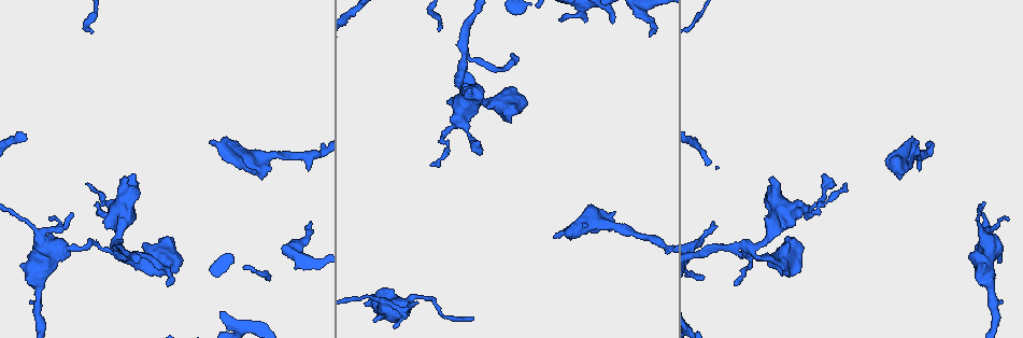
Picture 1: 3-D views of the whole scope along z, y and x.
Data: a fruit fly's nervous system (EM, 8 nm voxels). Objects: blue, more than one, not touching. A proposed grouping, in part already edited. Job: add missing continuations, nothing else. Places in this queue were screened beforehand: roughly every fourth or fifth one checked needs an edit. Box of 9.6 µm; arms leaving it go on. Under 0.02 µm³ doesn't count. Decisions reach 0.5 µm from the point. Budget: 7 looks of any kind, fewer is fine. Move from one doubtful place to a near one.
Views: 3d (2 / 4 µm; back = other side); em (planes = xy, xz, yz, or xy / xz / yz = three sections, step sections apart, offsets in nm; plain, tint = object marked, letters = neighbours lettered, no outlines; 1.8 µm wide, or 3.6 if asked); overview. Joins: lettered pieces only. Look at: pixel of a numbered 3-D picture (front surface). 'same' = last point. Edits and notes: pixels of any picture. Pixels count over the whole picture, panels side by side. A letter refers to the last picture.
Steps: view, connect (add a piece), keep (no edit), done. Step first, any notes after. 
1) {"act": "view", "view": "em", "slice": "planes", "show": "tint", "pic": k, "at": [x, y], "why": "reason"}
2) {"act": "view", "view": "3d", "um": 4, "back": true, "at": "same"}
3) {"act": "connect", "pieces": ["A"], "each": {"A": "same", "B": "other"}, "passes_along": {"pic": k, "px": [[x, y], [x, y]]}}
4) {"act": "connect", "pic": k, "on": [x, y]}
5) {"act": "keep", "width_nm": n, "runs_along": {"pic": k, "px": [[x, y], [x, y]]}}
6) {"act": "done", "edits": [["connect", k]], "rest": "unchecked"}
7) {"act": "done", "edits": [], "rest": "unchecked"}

{"act": "view", "view": "3d", "um": 2, "pic": 1, "at": [605, 217], "why": "an open end"}

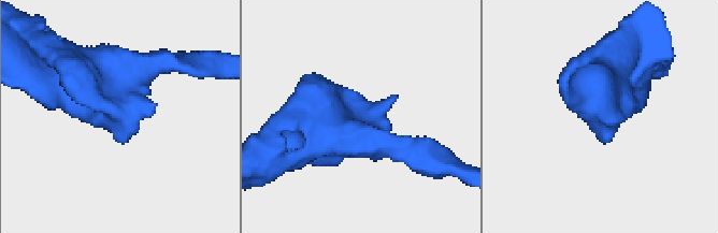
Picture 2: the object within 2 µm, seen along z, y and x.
{"act": "view", "view": "em", "slice": "planes", "show": "letters", "pic": 2, "at": [368, 120], "why": "shape alone is not enough"}

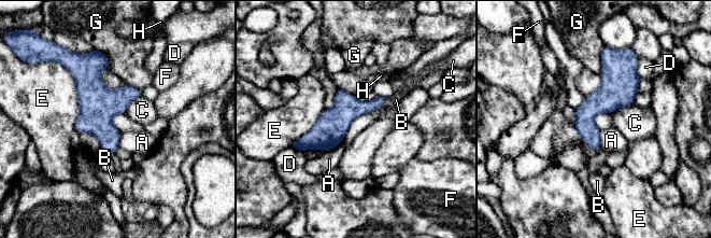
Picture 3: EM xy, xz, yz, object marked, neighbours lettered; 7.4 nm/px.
{"act": "keep", "longest_contact_nm": ["E", 500], "each": {"A": "other", "B": "other", "C": "other", "D": "other", "E": "other", "F": "other", "G": "other", "H": "other"}, "runs_along": {"pic": 3, "px": [[381, 99], [349, 108], [297, 145]]}, "found": "no lettered piece goes on from it"}

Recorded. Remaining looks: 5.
{"act": "view", "view": "3d", "um": 2, "pic": 1, "at": [919, 144]}

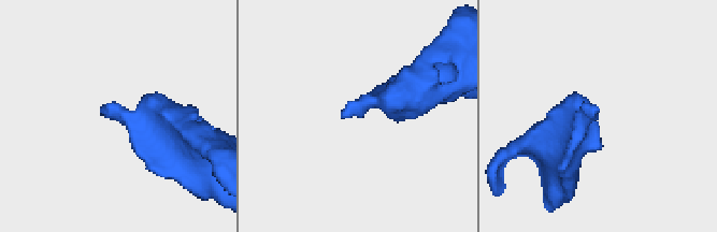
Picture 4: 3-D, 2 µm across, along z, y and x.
{"act": "view", "view": "em", "slice": "planes", "show": "tint", "pic": 4, "at": [342, 113]}

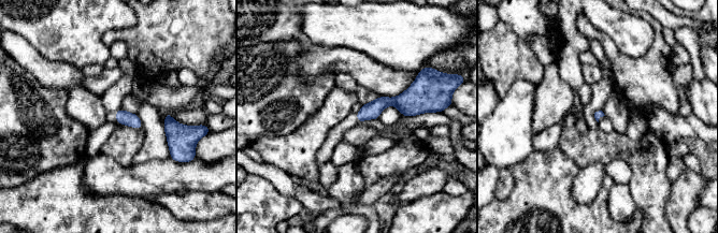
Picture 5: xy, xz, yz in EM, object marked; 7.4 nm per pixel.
{"act": "view", "view": "em", "slice": "planes", "show": "letters", "at": "same", "why": "see the neighbours"}

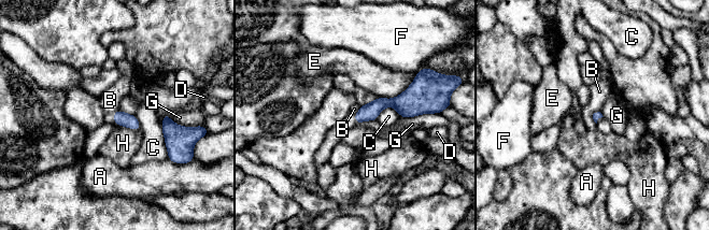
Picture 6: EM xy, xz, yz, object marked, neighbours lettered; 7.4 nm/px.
{"act": "keep", "each": {"A": "other", "B": "other", "C": "other", "D": "other", "E": "other", "F": "other", "G": "other", "H": "other"}, "border": {"pic": 6, "px": [[599, 111], [593, 114], [596, 124]]}, "found": "no lettered piece goes on from it"}

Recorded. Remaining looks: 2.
{"act": "view", "view": "3d", "um": 4, "pic": 1, "at": [847, 183], "why": "thin end"}

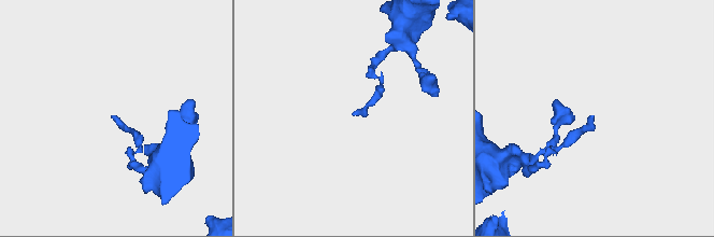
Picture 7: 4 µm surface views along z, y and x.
{"act": "view", "view": "em", "slice": "planes", "show": "letters", "pic": 7, "at": [111, 115], "why": "shape alone is not enough"}

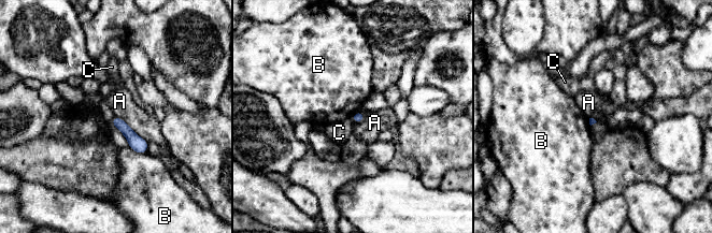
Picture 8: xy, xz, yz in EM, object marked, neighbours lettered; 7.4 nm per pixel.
{"act": "keep", "each": {"A": "other", "B": "other", "C": "other"}, "runs_along": {"pic": 8, "px": [[115, 119], [144, 149]]}, "found": "no lettered piece goes on from it"}

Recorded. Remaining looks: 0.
{"act": "done", "edits": [], "rest": "unchecked"}

